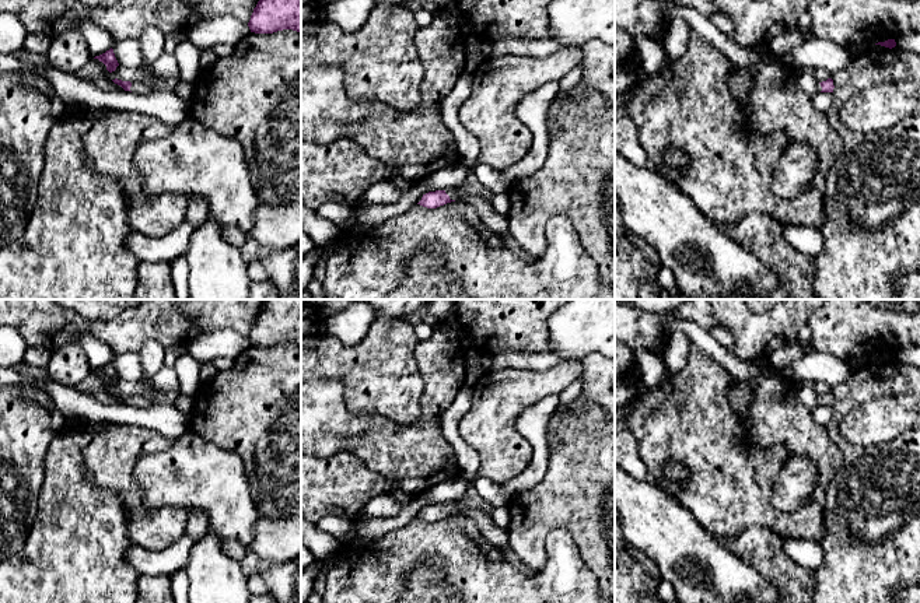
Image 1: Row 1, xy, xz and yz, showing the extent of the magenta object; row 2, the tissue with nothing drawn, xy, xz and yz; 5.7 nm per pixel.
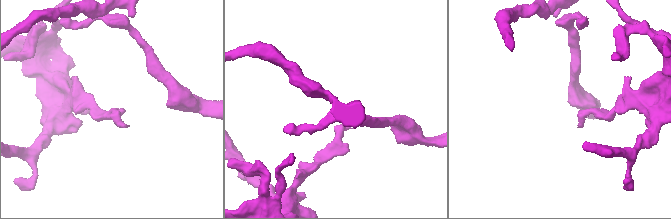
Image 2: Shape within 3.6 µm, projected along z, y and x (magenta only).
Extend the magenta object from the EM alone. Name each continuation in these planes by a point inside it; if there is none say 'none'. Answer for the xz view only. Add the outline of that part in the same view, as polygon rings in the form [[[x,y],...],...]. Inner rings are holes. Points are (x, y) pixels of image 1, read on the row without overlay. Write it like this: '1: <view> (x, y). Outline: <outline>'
1: xz (454, 505). Outline: [[[465,497],[454,501],[447,501],[445,506],[451,513],[455,513],[458,509],[464,508]]]

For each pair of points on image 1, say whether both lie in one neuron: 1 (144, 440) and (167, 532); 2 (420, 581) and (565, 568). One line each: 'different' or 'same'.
1: same
2: different

